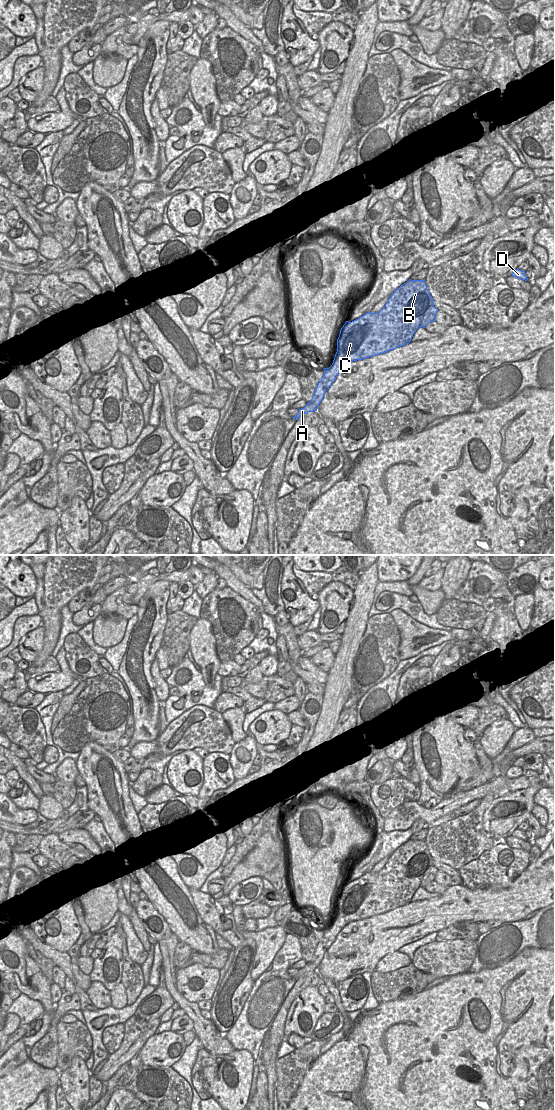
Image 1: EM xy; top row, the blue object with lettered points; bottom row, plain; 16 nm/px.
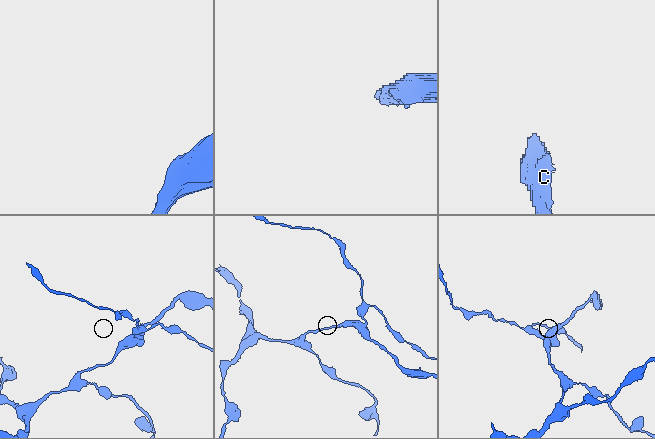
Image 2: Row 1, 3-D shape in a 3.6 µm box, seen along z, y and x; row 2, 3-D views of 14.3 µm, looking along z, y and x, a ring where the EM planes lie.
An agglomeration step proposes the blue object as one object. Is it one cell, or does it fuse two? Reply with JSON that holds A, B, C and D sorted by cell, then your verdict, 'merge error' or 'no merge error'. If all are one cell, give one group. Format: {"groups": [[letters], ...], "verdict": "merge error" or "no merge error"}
{"groups": [["A", "B", "C"], ["D"]], "verdict": "merge error"}

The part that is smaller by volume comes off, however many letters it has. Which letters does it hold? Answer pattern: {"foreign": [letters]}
{"foreign": ["D"]}

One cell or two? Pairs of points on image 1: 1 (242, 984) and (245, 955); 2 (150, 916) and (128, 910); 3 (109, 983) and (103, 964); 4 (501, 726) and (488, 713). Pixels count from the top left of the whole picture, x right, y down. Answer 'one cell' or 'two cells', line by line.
1: one cell
2: two cells
3: one cell
4: two cells

